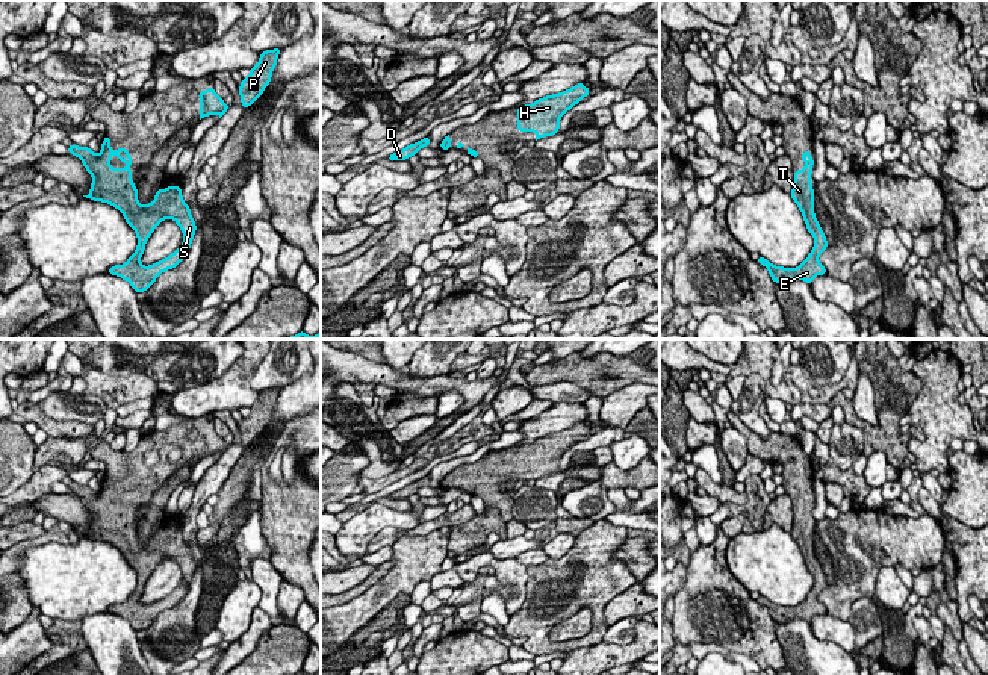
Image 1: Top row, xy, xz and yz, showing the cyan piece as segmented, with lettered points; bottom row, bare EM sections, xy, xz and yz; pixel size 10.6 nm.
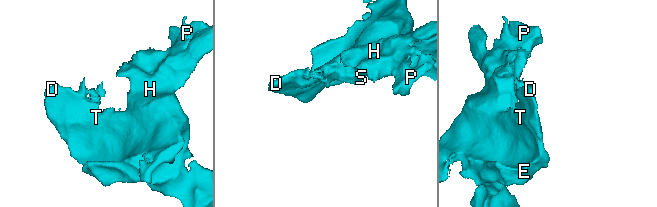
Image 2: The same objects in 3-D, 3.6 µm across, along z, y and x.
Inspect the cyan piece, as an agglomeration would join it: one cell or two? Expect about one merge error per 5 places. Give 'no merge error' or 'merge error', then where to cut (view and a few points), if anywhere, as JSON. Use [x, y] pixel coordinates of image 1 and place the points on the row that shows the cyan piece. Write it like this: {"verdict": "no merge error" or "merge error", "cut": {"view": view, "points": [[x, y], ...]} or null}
{"verdict": "no merge error", "cut": null}

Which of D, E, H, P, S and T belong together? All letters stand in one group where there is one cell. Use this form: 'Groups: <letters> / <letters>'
Groups: D E H P S T

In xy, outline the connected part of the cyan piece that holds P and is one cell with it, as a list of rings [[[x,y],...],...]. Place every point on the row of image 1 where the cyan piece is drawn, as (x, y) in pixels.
[[[281,48],[266,50],[260,53],[259,62],[250,68],[250,76],[241,80],[239,95],[244,109],[251,106],[269,85],[272,71]]]

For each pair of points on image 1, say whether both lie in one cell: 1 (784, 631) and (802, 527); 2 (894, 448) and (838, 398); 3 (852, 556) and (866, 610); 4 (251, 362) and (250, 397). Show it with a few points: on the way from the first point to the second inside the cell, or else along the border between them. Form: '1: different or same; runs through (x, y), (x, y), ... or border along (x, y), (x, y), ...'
1: different; border along (775, 621), (802, 618), (810, 624)
2: same; runs through (879, 438), (849, 413)
3: different; border along (872, 597), (857, 600), (851, 607), (848, 619)
4: same; runs through (244, 371), (244, 388)

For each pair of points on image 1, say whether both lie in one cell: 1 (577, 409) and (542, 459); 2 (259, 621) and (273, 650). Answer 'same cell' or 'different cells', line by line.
1: different cells
2: different cells

